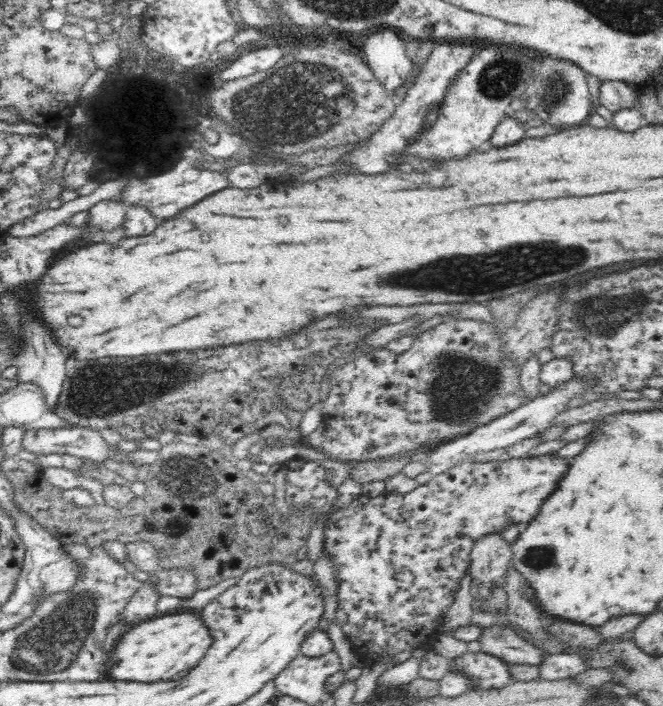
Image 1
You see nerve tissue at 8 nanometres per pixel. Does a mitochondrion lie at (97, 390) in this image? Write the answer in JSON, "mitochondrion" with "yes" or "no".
{"mitochondrion":"yes"}

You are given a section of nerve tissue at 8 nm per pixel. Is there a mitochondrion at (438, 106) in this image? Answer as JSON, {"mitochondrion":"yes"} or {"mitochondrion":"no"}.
{"mitochondrion":"no"}

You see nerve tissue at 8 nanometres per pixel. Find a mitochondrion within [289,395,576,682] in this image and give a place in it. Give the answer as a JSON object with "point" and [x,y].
{"point":[537,557]}

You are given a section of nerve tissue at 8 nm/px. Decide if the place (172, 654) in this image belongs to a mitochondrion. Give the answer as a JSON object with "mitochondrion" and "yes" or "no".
{"mitochondrion":"no"}

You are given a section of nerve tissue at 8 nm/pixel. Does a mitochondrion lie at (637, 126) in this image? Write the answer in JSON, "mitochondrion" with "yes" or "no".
{"mitochondrion":"no"}

